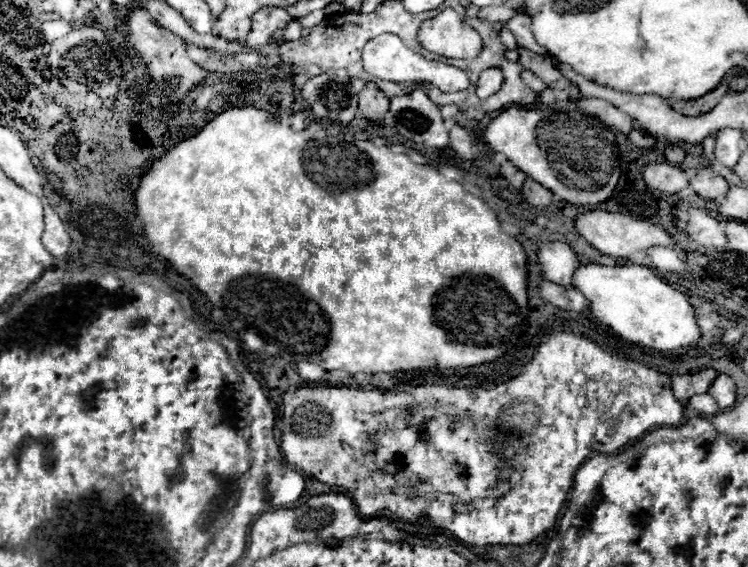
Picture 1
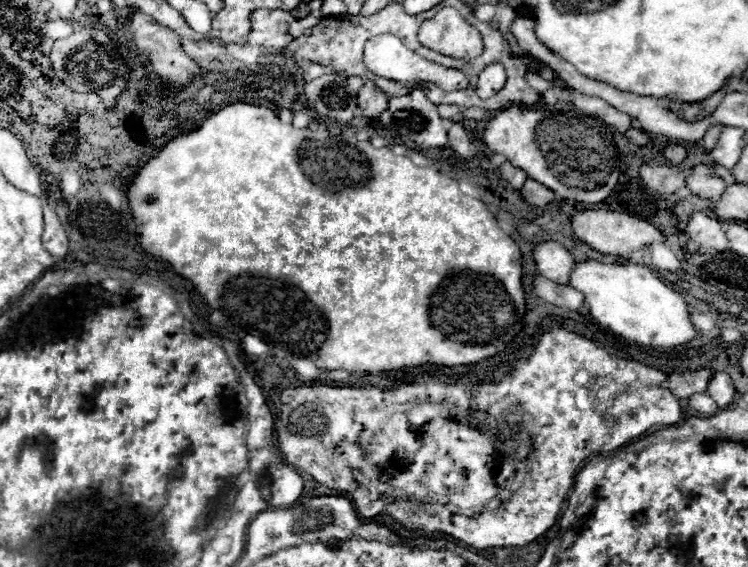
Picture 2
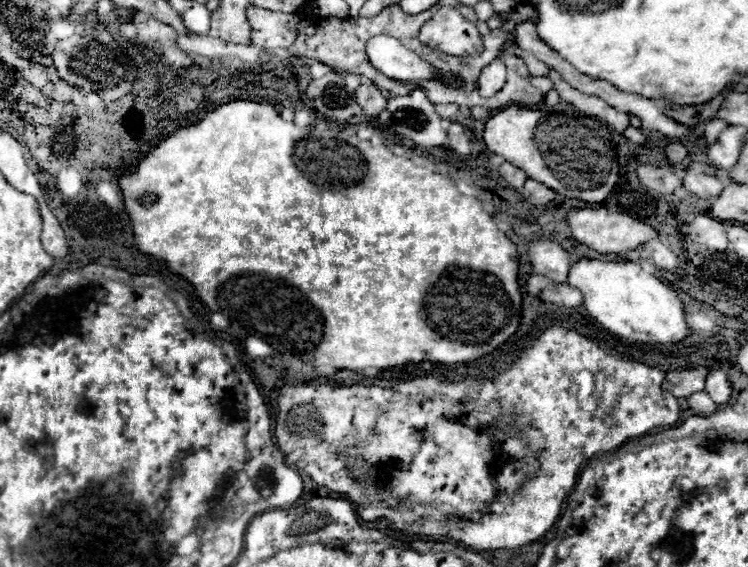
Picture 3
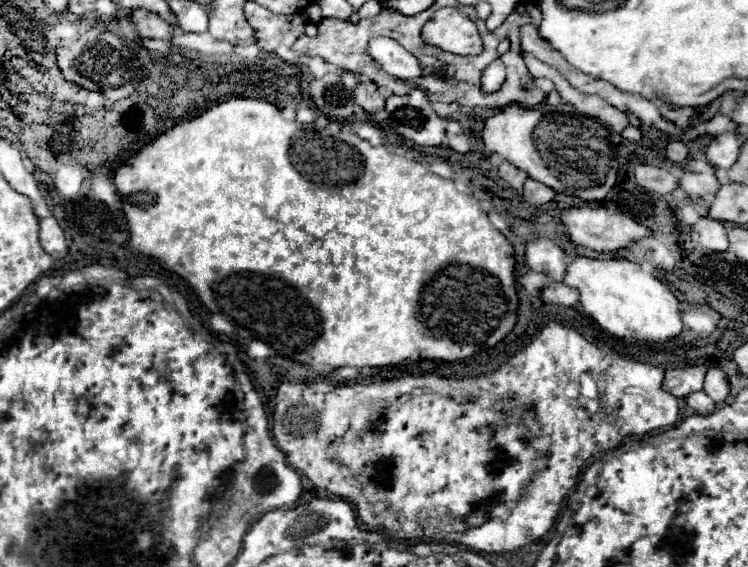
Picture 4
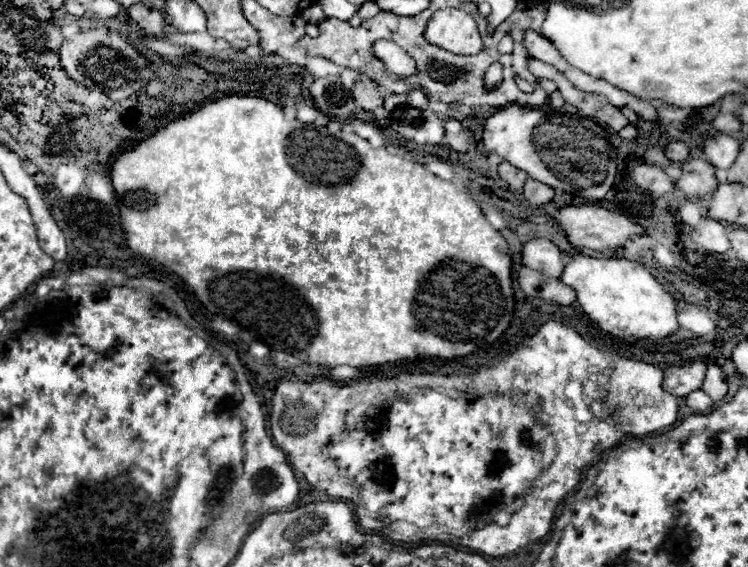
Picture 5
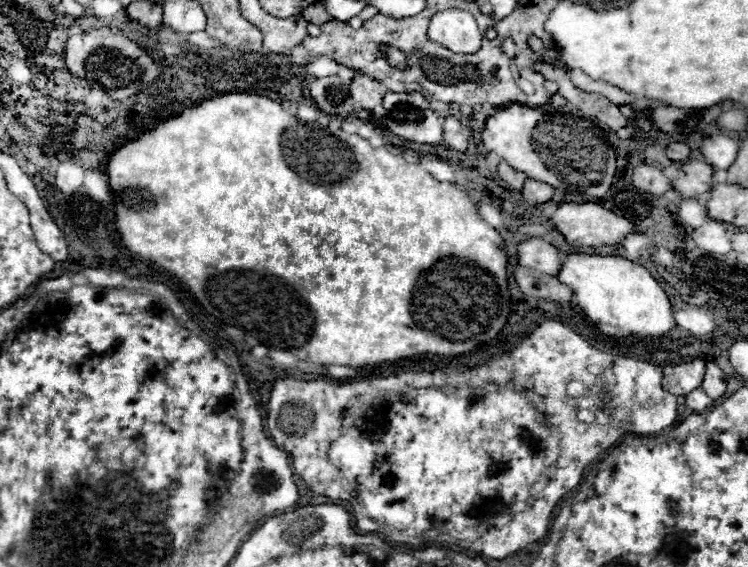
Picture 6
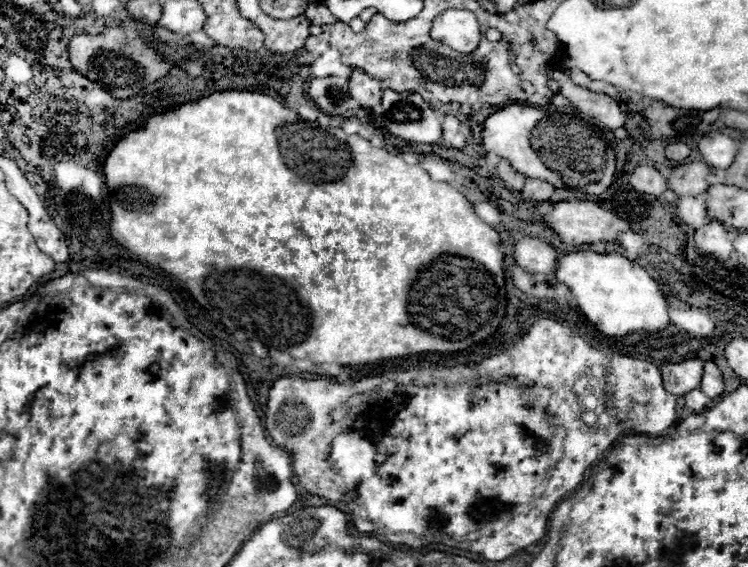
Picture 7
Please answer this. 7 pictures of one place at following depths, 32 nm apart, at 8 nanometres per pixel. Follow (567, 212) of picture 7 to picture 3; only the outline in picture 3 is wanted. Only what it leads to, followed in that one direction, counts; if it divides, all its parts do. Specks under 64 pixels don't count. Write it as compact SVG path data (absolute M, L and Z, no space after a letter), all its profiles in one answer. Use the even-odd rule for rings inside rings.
M606 208L572 210L566 214L566 222L568 222L568 226L572 230L572 238L576 242L580 242L580 244L584 244L584 246L588 246L600 254L626 254L630 250L636 250L642 242L658 238L658 232L652 226L648 226L640 220L634 220L626 214L606 210Z

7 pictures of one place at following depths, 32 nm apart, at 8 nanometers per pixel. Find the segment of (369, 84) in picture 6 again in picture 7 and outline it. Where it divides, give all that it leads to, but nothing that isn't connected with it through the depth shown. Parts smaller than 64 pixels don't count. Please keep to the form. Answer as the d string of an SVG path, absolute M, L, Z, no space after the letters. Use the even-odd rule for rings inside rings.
M354 70L354 74L350 76L348 82L348 90L352 94L352 98L362 106L362 108L374 108L376 104L380 104L382 98L382 88L380 82L366 76L360 70Z

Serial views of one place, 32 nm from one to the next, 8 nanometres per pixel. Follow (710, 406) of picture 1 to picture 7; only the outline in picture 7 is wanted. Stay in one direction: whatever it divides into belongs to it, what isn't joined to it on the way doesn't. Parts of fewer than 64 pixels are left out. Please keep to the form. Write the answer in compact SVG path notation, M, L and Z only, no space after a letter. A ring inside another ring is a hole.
M692 390L692 392L688 392L686 396L684 396L684 400L686 400L686 406L690 406L696 414L700 414L700 412L704 412L706 408L710 408L710 404L712 404L712 398L708 398L702 390Z

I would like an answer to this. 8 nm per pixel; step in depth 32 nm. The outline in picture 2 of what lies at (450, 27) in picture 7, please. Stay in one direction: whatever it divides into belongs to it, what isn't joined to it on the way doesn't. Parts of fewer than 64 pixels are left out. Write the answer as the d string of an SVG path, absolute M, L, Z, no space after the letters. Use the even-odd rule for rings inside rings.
M442 8L420 26L422 46L452 58L476 58L482 54L482 38L454 8Z

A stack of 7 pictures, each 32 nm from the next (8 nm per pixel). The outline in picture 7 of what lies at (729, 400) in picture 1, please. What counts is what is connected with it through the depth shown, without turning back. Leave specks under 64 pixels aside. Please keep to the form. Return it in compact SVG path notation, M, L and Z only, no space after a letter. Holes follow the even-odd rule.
M704 362L704 374L702 374L700 390L710 394L710 398L718 398L724 392L724 378L722 378L720 368L714 362Z

